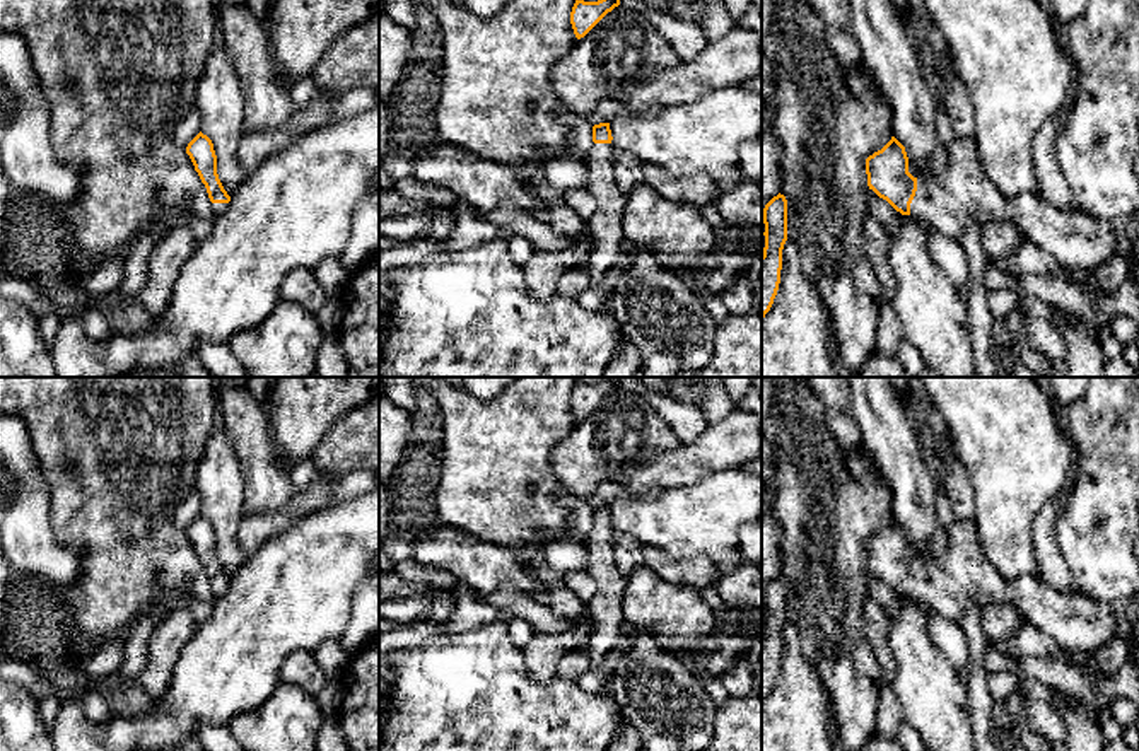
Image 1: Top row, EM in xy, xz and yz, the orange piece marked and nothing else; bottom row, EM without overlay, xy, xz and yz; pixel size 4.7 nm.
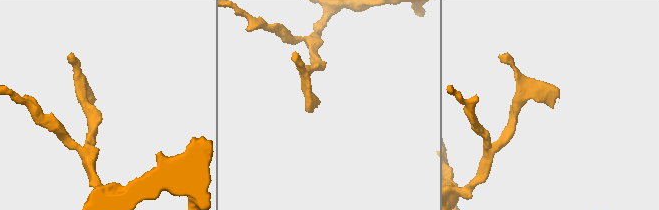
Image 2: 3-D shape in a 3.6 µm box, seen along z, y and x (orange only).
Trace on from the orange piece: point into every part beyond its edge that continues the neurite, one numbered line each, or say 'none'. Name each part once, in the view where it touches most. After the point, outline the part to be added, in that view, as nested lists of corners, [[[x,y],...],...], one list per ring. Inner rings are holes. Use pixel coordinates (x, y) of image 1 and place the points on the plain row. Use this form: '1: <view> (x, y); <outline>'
1: yz (963, 576); [[[958,521],[948,533],[948,546],[939,560],[919,560],[910,585],[910,597],[949,620],[961,620],[970,604],[1013,604],[1026,623],[1048,633],[1060,647],[1096,650],[1115,637],[1117,621],[1108,606],[1098,604],[1079,592],[1057,591],[1038,577],[1006,580],[982,553],[973,521]]]

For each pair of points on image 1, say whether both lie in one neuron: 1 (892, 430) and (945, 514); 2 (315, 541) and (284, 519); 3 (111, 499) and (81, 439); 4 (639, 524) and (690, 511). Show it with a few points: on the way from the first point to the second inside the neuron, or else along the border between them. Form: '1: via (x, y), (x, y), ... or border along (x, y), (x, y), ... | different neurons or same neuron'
1: border along (938, 487), (936, 529), (931, 540) | different neurons
2: border along (327, 506), (304, 514), (258, 548) | different neurons
3: via (98, 483), (91, 454) | same neuron
4: via (651, 523), (678, 523) | same neuron

